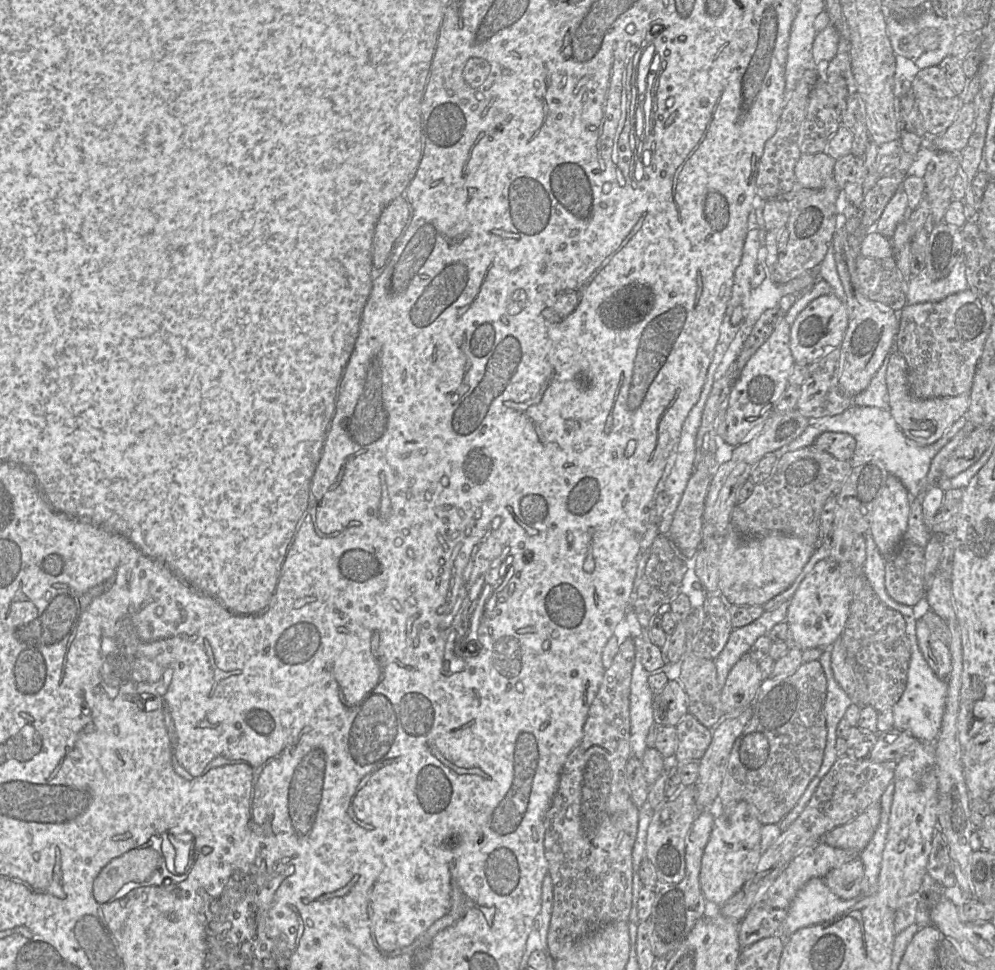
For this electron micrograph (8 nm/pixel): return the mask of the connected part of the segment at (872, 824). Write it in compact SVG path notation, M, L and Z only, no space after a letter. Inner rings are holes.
M879 802L872 804L864 813L854 820L840 825L823 837L826 844L860 853L872 838L880 822Z

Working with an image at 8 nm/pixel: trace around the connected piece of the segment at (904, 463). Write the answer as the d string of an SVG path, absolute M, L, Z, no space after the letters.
M851 405L845 411L833 416L809 418L806 430L790 444L782 447L773 454L780 457L783 453L794 451L814 444L816 438L824 432L841 432L853 436L856 447L853 456L848 461L852 467L876 459L880 460L890 474L896 476L905 486L912 498L922 497L931 486L927 482L927 474L935 455L962 429L968 421L967 414L960 417L943 434L943 436L930 445L918 445L908 439L897 425L890 411L878 407Z

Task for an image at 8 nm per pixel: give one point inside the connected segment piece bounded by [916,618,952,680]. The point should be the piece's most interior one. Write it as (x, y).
(937, 654)

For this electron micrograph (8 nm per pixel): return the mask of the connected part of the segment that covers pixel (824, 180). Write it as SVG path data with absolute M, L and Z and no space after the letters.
M826 152L802 154L795 166L796 189L838 188L833 175L835 161Z

